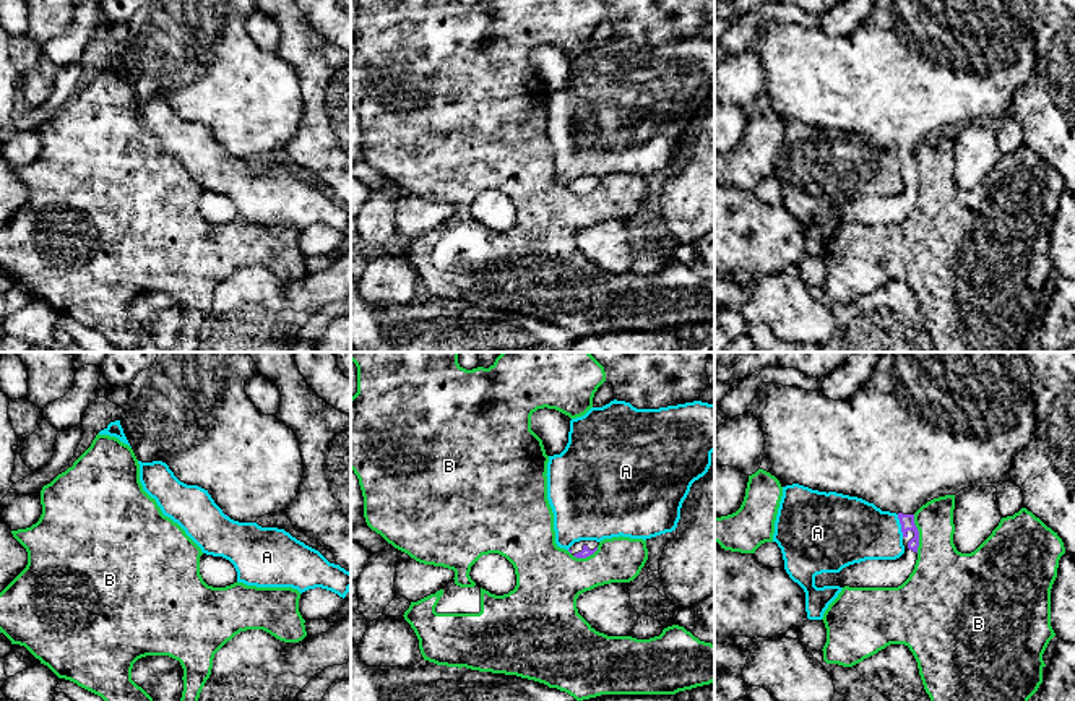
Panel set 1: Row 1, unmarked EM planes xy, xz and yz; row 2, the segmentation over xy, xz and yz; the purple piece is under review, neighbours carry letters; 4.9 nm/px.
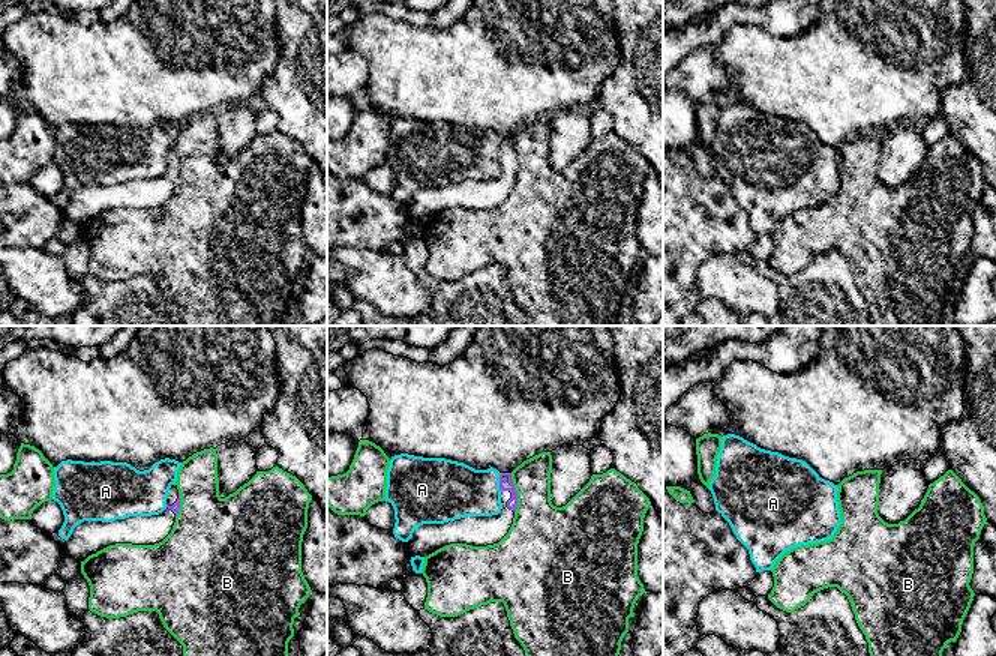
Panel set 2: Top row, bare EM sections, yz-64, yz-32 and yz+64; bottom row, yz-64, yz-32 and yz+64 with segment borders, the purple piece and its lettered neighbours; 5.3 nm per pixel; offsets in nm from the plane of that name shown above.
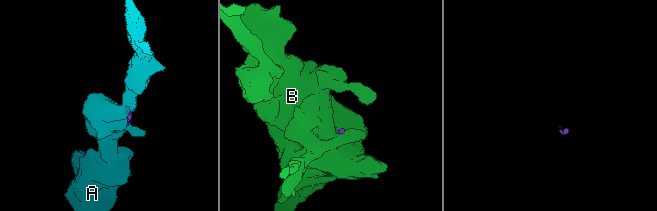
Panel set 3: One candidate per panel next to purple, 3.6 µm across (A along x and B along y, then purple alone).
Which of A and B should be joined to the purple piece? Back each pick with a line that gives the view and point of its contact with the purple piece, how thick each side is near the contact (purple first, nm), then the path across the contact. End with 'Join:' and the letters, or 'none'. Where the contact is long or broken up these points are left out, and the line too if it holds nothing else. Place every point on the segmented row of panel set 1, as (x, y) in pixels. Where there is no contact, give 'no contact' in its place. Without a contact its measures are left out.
Join: none

